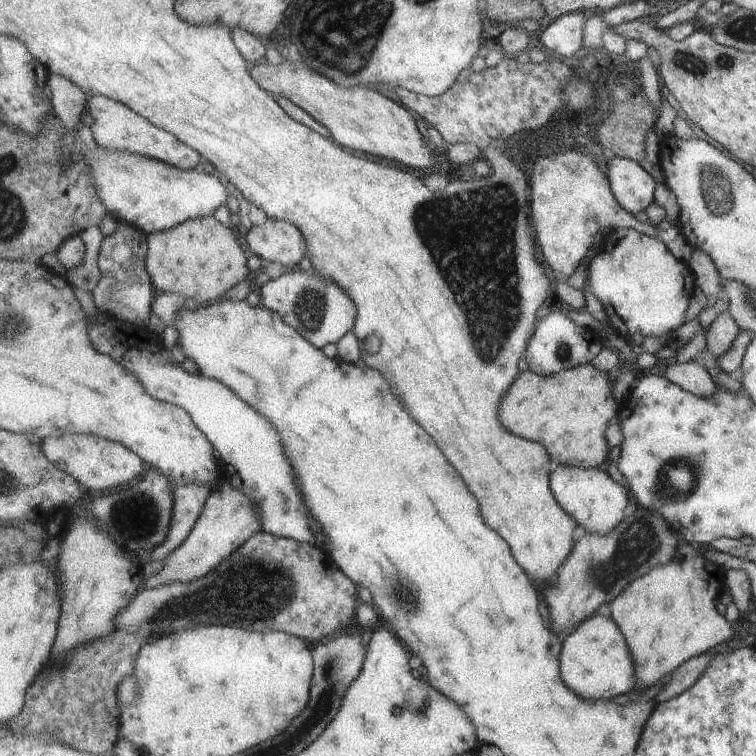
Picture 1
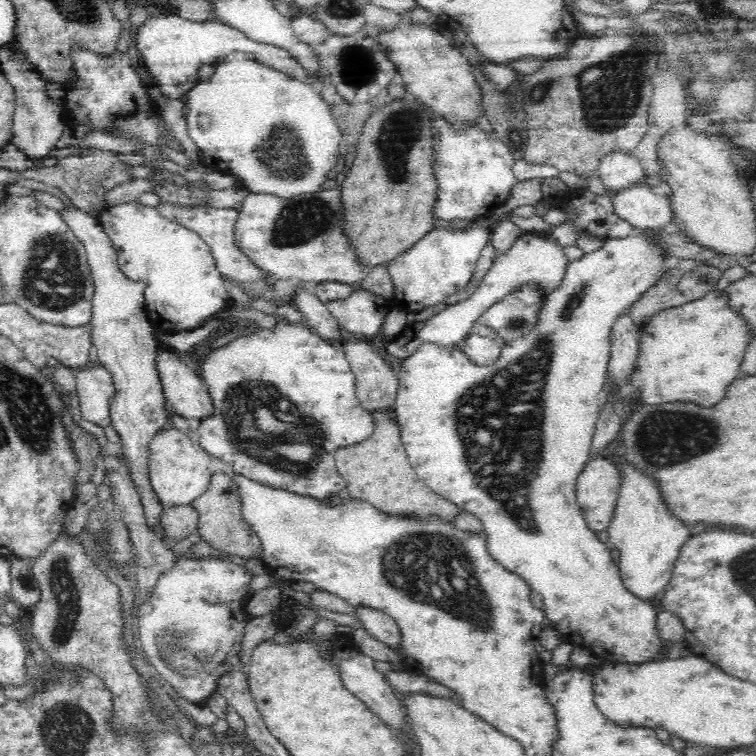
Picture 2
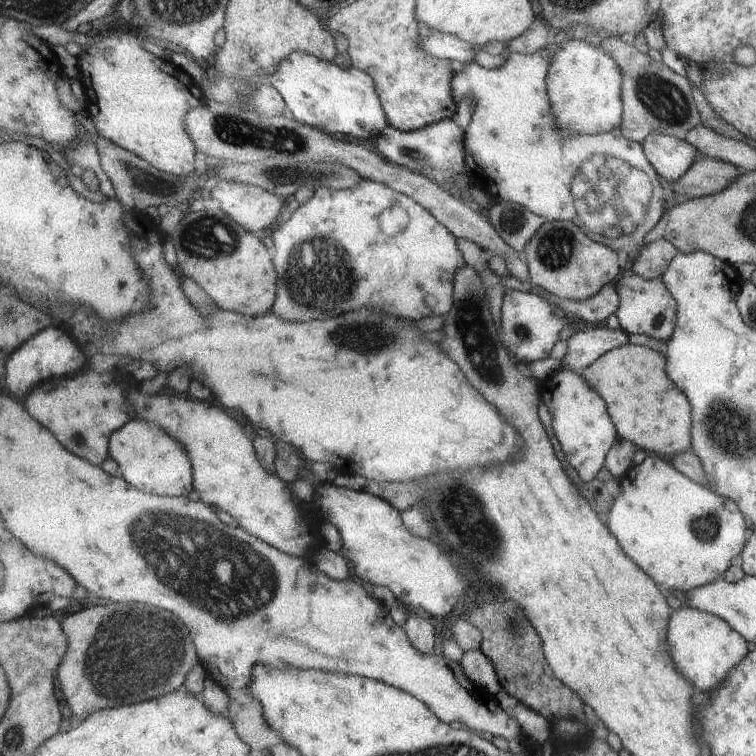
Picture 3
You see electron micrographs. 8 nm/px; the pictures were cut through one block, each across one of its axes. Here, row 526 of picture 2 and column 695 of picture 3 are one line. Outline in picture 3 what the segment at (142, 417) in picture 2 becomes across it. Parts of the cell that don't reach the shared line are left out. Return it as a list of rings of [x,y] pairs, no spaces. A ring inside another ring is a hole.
[[[653,133],[640,145],[652,170],[669,184],[684,176],[699,157],[687,142],[673,136]]]

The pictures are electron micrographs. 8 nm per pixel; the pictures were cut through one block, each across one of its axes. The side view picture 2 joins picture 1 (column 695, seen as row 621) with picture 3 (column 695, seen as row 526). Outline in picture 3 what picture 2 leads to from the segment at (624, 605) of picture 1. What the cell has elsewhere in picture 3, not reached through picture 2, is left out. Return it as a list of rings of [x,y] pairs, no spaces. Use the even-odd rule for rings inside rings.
[[[652,453],[646,454],[645,459],[641,464],[632,465],[622,478],[617,478],[617,484],[619,486],[619,493],[617,498],[613,500],[613,506],[608,513],[608,530],[616,538],[617,544],[620,545],[621,550],[637,564],[659,586],[664,587],[667,593],[671,590],[678,590],[679,592],[687,592],[687,590],[693,590],[693,588],[699,588],[713,582],[717,578],[721,578],[723,572],[734,562],[737,561],[742,549],[745,545],[745,530],[747,522],[741,515],[741,512],[737,510],[737,506],[731,502],[731,500],[725,500],[723,496],[715,496],[711,490],[707,490],[704,486],[696,484],[684,476],[679,470],[673,468],[673,464],[670,464],[668,458],[661,458]]]

